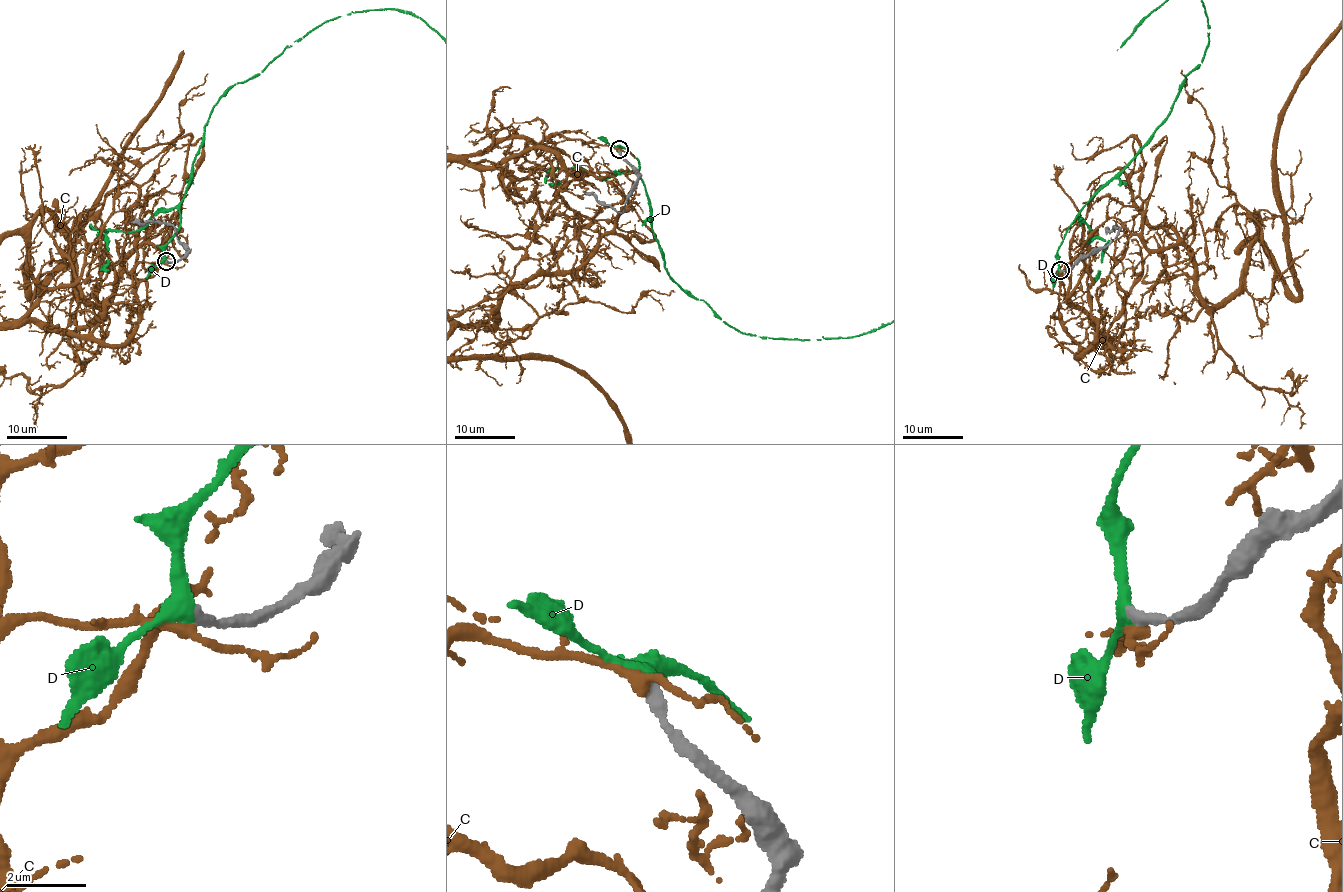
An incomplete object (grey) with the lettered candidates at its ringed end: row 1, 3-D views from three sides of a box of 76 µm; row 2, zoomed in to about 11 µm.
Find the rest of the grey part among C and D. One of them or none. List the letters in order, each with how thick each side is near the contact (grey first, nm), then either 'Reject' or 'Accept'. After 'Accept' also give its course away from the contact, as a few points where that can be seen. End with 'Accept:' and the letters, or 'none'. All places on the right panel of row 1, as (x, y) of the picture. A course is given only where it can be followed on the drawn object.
C: Thickness 320 nm (grey) against 240 nm. Reject
D: Thickness 320 nm (grey) against 320 nm. Accept
Accept: D

